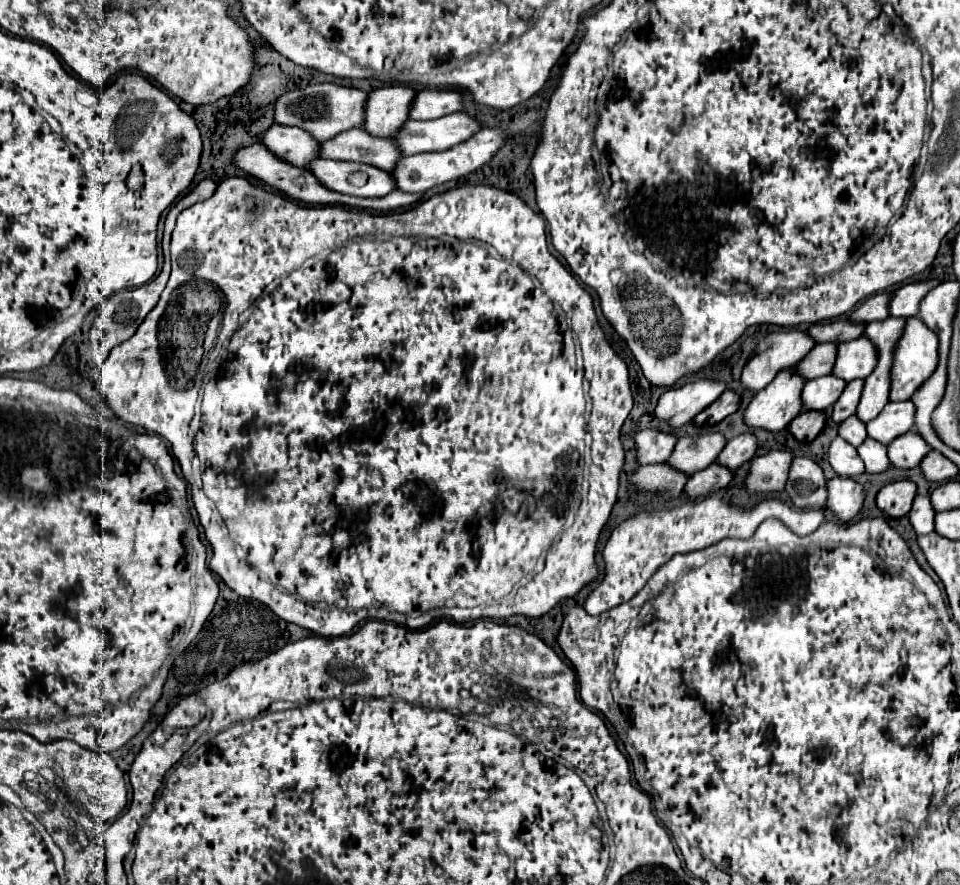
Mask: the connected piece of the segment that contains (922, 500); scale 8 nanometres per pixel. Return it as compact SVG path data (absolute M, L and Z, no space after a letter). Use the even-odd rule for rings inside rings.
M916 496L914 506L912 506L908 516L910 516L910 524L918 536L934 532L934 514L936 512L930 506L930 498L928 496Z

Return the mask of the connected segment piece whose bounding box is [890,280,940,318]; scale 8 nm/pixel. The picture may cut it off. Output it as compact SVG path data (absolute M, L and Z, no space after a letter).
M924 280L924 282L912 282L898 288L890 302L890 316L902 316L902 318L918 316L922 298L938 284L940 280Z

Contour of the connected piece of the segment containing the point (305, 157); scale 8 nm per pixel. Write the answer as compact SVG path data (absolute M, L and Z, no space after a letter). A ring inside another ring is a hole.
M274 124L262 138L264 146L274 150L276 156L284 158L294 166L308 166L314 158L320 158L320 142L302 128L290 128Z

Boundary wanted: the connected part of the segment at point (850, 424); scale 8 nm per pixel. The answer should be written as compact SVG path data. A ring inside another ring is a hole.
M850 416L850 418L846 418L842 424L840 424L840 436L844 438L844 440L848 440L852 446L860 446L866 438L868 438L868 434L866 434L866 424L862 424L862 420L858 418L858 416Z

